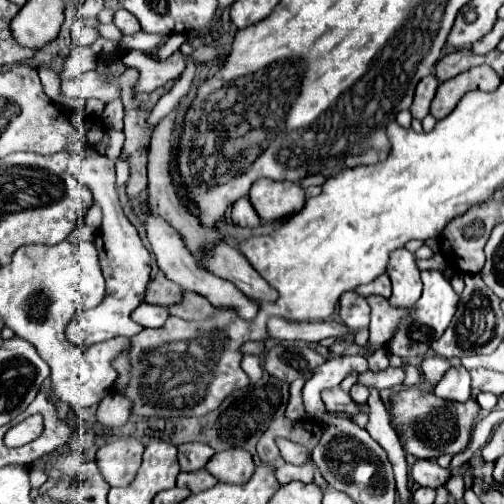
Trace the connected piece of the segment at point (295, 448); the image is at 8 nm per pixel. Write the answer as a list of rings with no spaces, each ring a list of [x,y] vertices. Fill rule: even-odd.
[[[282,438],[277,439],[276,443],[285,461],[294,465],[305,464],[308,461],[309,452],[304,446]]]

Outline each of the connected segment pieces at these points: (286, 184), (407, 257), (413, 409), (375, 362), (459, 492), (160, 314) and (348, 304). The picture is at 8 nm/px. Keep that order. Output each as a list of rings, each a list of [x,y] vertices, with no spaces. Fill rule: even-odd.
[[[259,179],[249,191],[249,201],[265,223],[275,223],[303,209],[305,191],[291,181]]]
[[[405,247],[391,253],[387,275],[393,283],[393,293],[389,303],[393,307],[411,307],[421,297],[421,277],[419,267],[415,265],[415,255]]]
[[[425,355],[419,365],[423,383],[409,387],[409,389],[401,389],[399,393],[391,395],[391,401],[389,401],[391,425],[397,431],[405,453],[409,453],[417,459],[437,461],[439,455],[457,455],[457,453],[465,451],[469,445],[469,439],[471,439],[473,425],[481,415],[481,407],[473,399],[459,403],[459,401],[441,399],[433,393],[433,387],[437,385],[437,381],[443,377],[443,373],[449,367],[451,367],[451,361],[447,361],[443,357]]]
[[[377,349],[369,355],[369,369],[371,371],[379,371],[379,369],[387,369],[389,367],[389,353],[387,349]]]
[[[465,463],[465,465],[457,471],[457,475],[453,475],[453,477],[449,479],[449,483],[445,485],[445,487],[447,487],[447,491],[449,491],[455,499],[461,499],[461,497],[463,497],[463,489],[465,489],[463,475],[467,473],[467,469],[469,469],[469,463]]]
[[[143,303],[139,305],[133,315],[131,315],[139,325],[143,327],[163,327],[167,317],[169,317],[169,309],[167,307],[161,307],[161,305],[149,305],[149,303]]]
[[[355,291],[341,295],[341,319],[355,331],[355,343],[367,345],[369,339],[369,305]]]

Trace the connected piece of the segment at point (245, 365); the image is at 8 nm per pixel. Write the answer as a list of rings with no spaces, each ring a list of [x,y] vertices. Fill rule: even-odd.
[[[245,355],[243,361],[241,361],[241,369],[249,375],[249,379],[251,379],[253,383],[261,379],[263,369],[261,369],[261,359],[259,359],[257,355]]]

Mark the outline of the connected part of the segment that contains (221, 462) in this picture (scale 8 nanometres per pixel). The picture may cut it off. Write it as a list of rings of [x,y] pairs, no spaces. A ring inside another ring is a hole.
[[[233,447],[221,453],[215,453],[205,469],[225,483],[245,483],[253,475],[253,457],[241,447]]]

